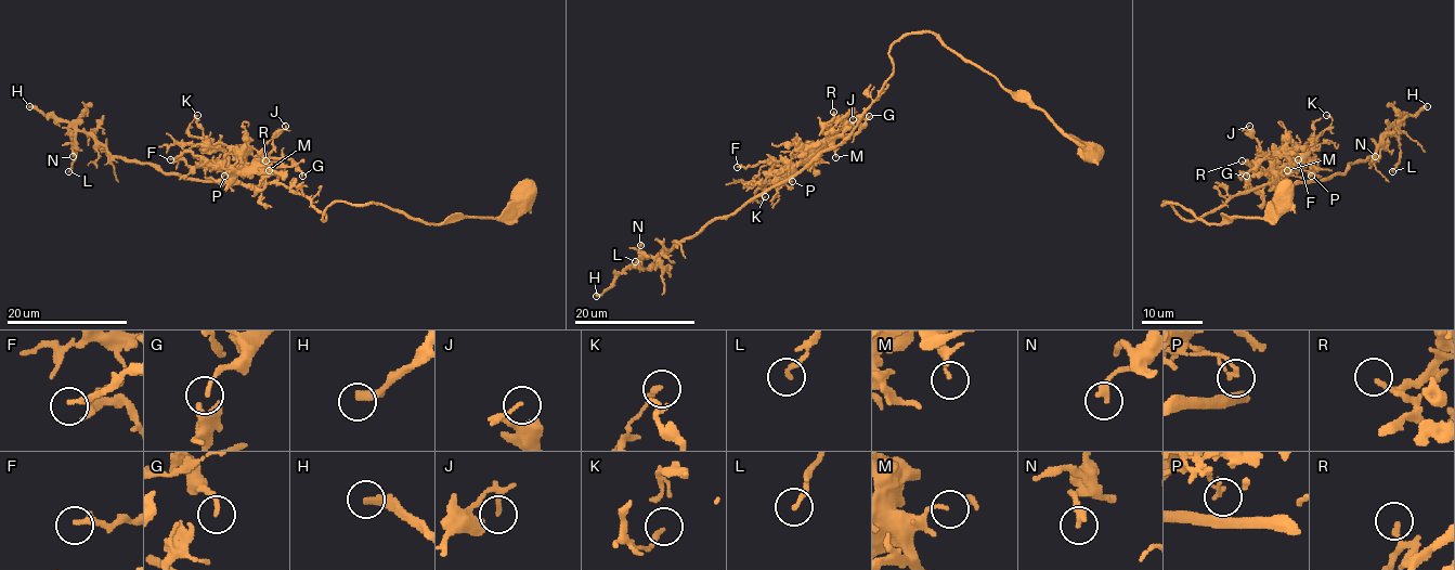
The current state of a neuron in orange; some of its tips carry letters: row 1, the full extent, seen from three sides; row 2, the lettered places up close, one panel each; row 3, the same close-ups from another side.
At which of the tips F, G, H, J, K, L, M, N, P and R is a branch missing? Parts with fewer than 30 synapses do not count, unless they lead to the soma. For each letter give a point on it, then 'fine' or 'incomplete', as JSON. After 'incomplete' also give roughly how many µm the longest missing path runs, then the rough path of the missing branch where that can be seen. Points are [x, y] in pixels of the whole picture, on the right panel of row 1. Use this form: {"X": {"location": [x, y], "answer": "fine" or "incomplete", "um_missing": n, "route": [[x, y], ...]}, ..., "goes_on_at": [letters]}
{"F": {"location": [1298, 159], "answer": "fine"}, "G": {"location": [1246, 176], "answer": "fine"}, "H": {"location": [1427, 106], "answer": "incomplete", "um_missing": 15, "route": [[1427, 106], [1433, 137], [1412, 153]]}, "J": {"location": [1249, 126], "answer": "fine"}, "K": {"location": [1326, 115], "answer": "fine"}, "L": {"location": [1392, 171], "answer": "fine"}, "M": {"location": [1287, 170], "answer": "fine"}, "N": {"location": [1375, 156], "answer": "fine"}, "P": {"location": [1311, 176], "answer": "fine"}, "R": {"location": [1242, 160], "answer": "fine"}, "goes_on_at": ["H"]}

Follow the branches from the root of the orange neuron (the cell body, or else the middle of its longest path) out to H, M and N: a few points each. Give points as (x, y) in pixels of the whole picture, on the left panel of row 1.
H: (525, 193), (497, 217), (425, 223), (384, 205), (333, 202), (323, 220), (281, 183), (167, 175), (29, 106)
M: (525, 193), (497, 217), (425, 223), (384, 205), (333, 202), (323, 220), (303, 194), (269, 183), (269, 170)
N: (525, 193), (497, 217), (425, 223), (333, 202), (323, 220), (281, 183), (183, 179), (85, 132), (73, 156)

